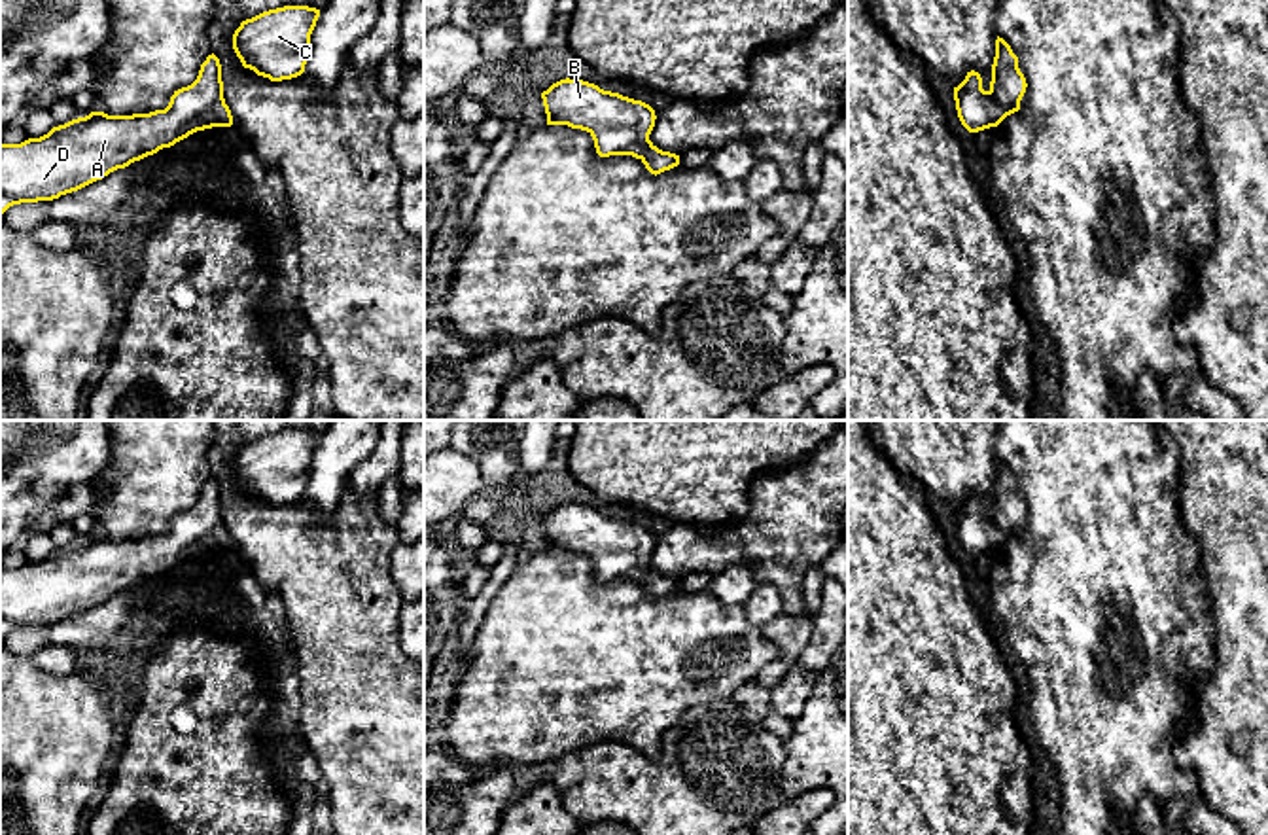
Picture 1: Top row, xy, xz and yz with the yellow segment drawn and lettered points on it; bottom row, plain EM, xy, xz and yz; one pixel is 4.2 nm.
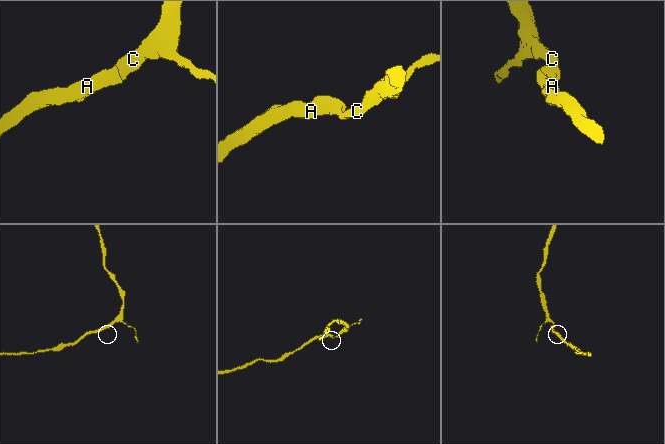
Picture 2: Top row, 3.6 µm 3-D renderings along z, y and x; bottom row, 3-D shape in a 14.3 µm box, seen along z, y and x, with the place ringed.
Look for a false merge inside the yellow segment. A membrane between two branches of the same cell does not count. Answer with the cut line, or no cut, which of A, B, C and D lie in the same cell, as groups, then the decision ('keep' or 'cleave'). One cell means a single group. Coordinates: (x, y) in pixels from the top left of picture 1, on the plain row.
cut none; groups A B C D; keep

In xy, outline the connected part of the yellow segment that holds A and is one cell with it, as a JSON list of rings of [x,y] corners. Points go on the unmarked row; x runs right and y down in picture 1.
[[[212,477],[197,504],[174,515],[165,534],[132,540],[91,536],[40,562],[0,566],[0,638],[13,629],[59,623],[197,555],[231,549],[221,489]]]

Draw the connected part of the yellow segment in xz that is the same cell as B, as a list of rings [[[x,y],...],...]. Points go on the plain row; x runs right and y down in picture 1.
[[[570,502],[553,507],[541,523],[547,549],[587,555],[600,581],[632,579],[655,600],[679,589],[679,579],[649,564],[657,540],[642,524]]]

